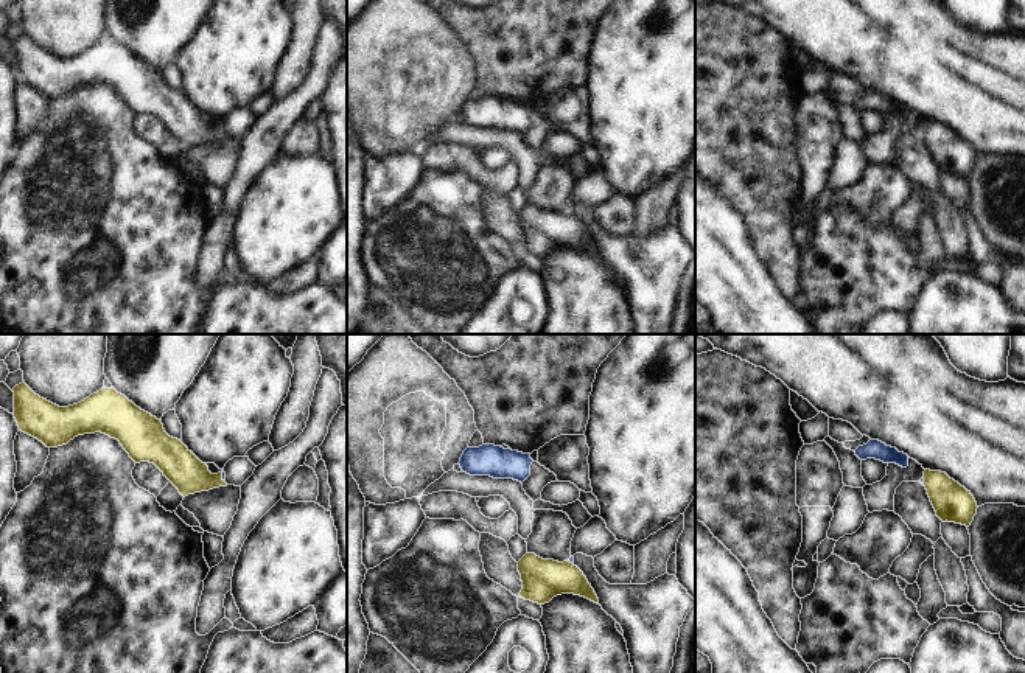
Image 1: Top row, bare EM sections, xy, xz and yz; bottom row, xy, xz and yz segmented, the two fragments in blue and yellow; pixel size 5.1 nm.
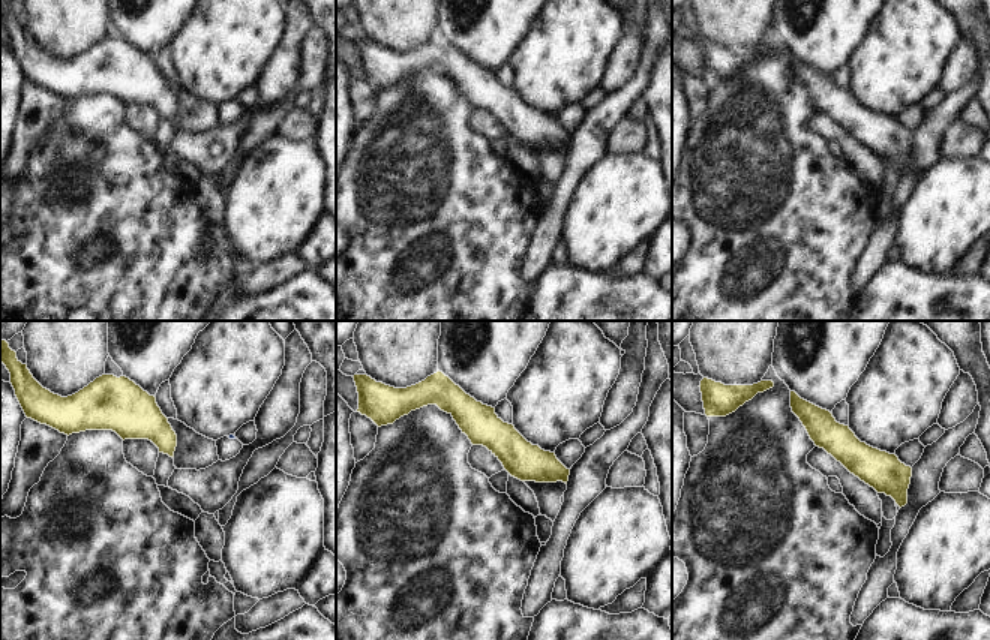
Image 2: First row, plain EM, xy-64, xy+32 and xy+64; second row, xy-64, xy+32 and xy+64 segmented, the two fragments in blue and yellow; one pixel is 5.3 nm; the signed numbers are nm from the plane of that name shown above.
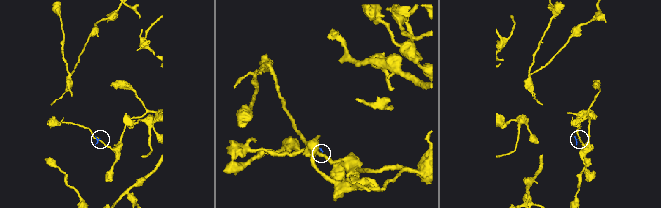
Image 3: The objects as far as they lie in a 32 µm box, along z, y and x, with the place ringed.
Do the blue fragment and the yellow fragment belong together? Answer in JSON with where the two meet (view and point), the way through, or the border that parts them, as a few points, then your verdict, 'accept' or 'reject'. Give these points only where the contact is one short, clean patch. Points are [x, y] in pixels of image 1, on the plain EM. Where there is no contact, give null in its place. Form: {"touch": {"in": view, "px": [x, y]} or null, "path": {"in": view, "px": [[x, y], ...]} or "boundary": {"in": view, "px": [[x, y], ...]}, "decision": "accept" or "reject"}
{"touch": {"in": "xy", "px": [223, 129]}, "boundary": {"in": "xy", "px": [[221, 123], [224, 134]]}, "decision": "reject"}

